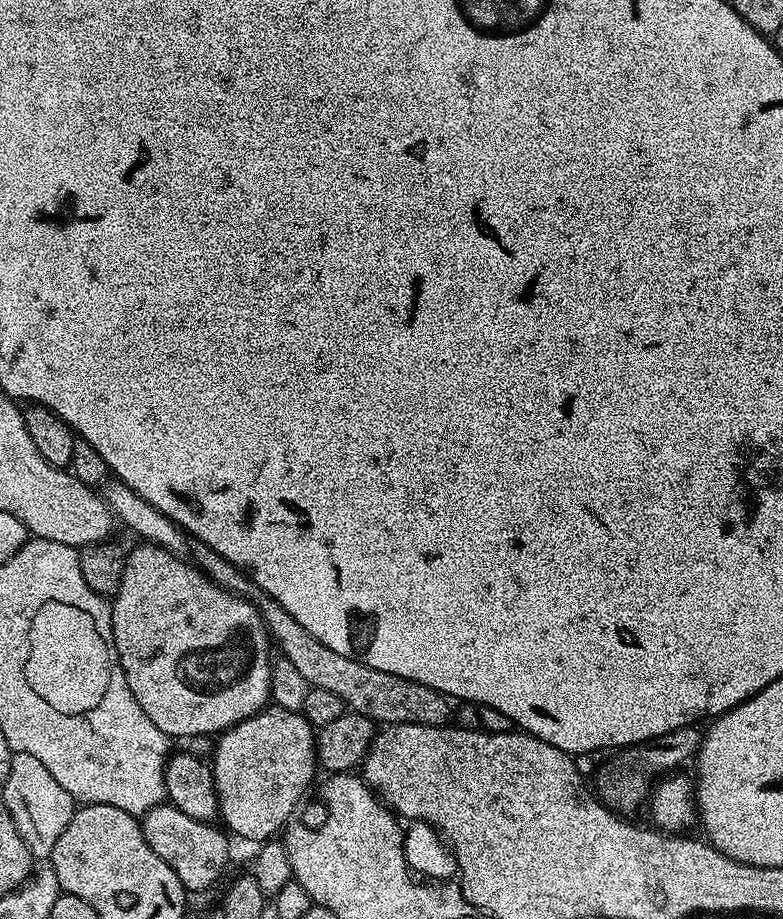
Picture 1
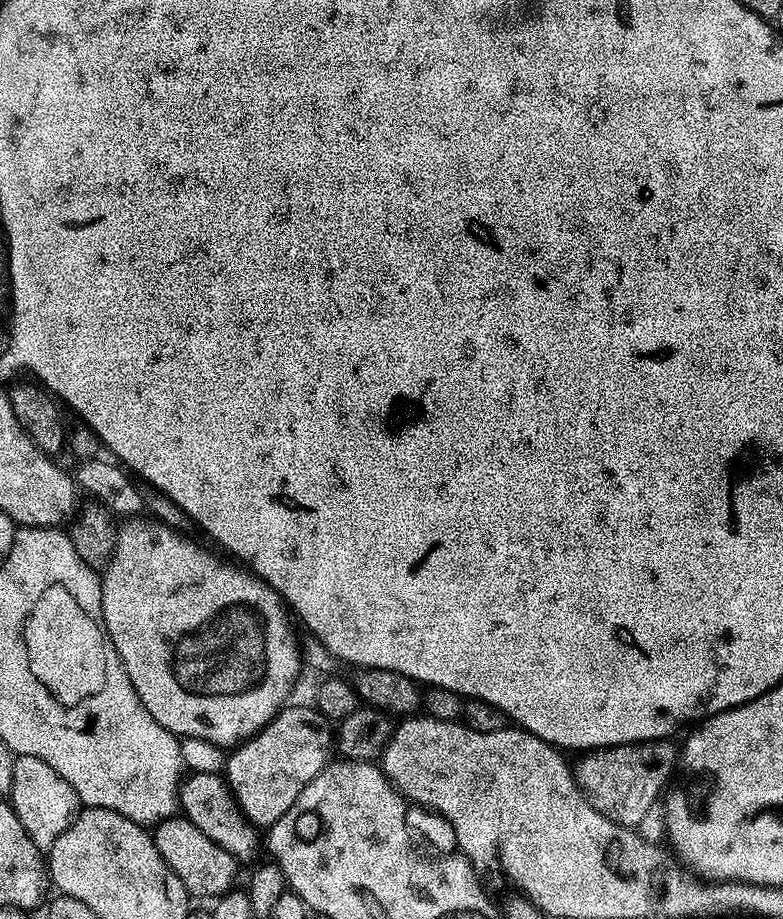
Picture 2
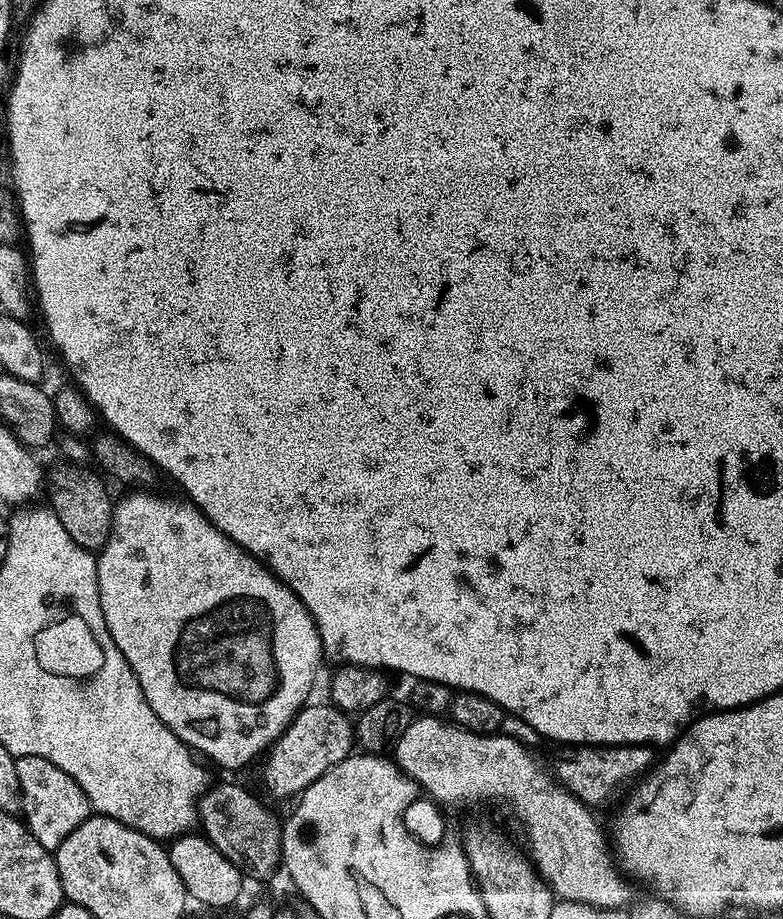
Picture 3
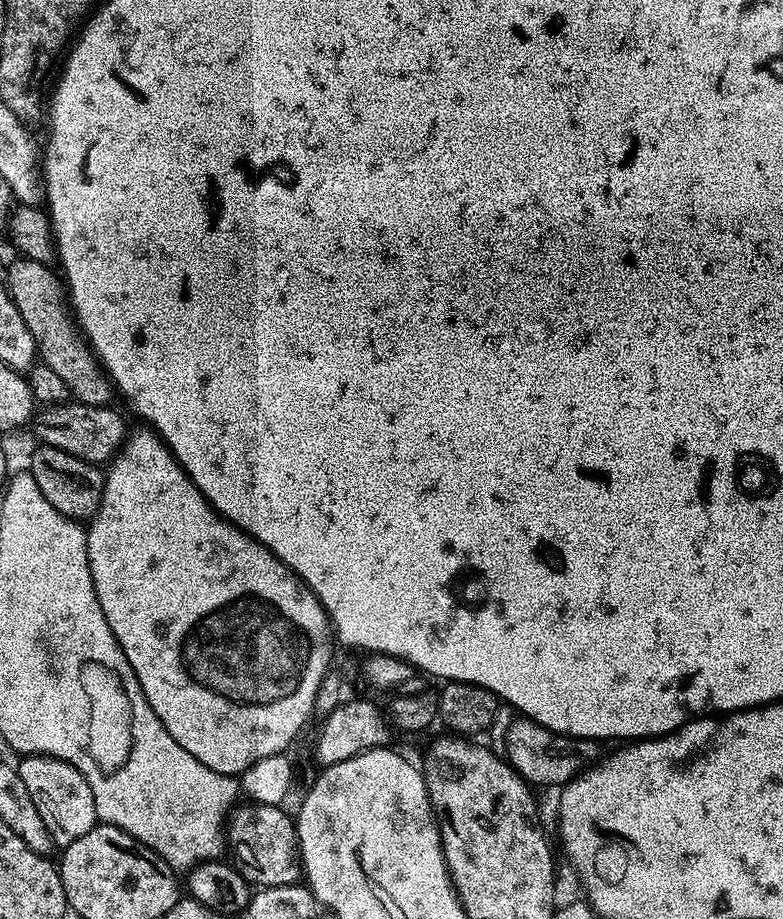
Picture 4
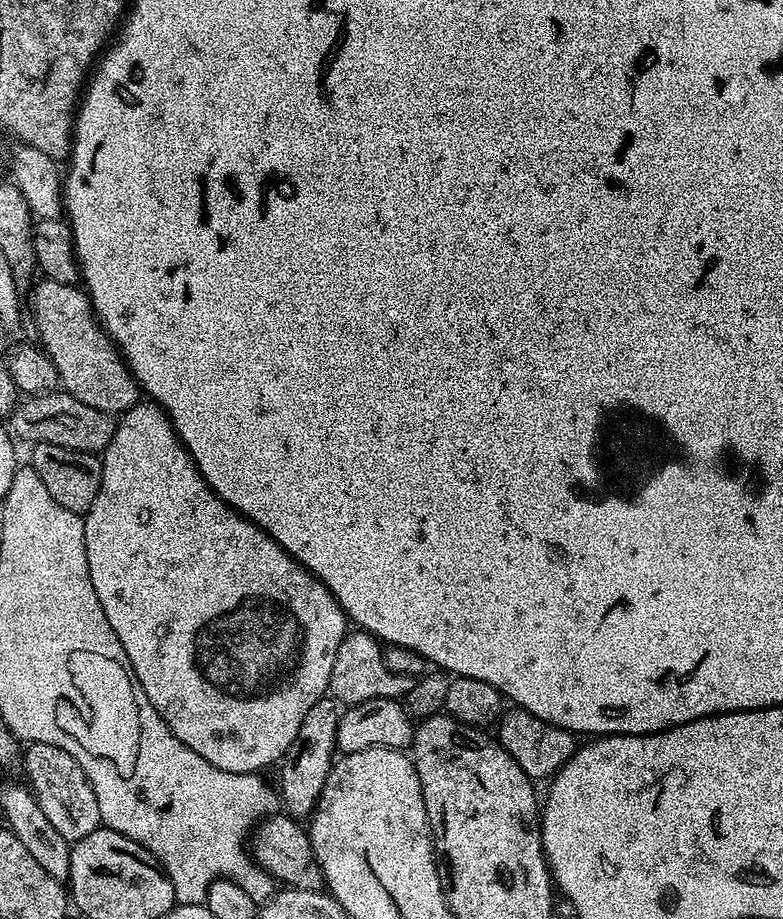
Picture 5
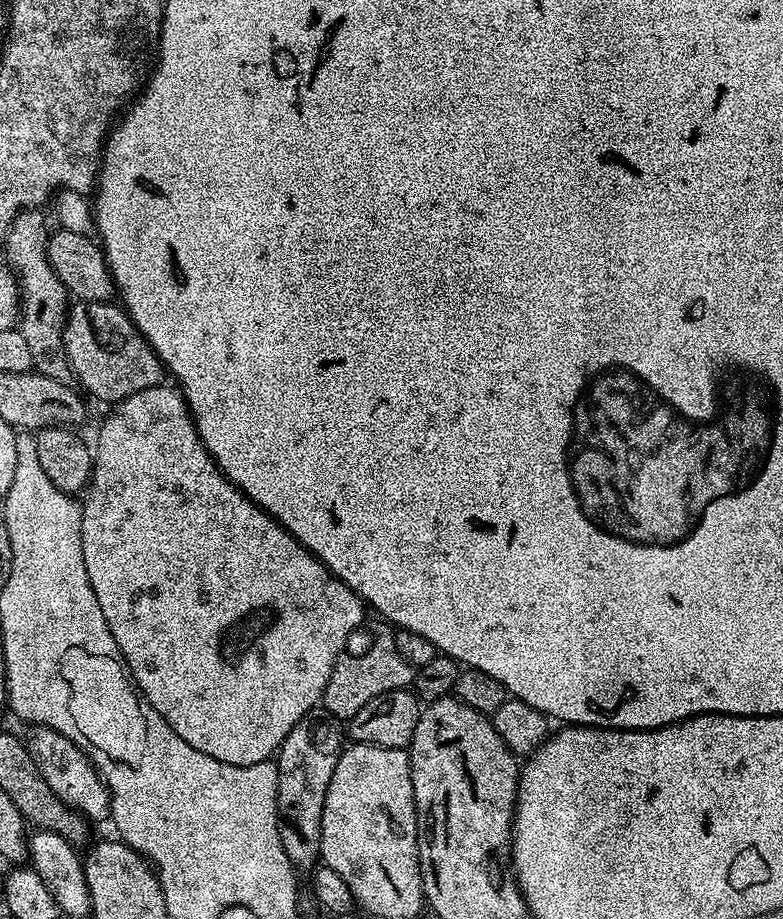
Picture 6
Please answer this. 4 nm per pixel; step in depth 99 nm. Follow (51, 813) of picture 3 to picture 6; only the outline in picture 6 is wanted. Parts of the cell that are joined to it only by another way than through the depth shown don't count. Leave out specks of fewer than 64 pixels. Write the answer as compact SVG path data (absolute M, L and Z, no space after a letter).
M32 726L27 729L26 743L30 758L34 758L34 766L38 774L58 794L64 804L69 804L81 816L89 821L109 819L112 810L112 793L105 786L100 771L92 764L92 760L70 738L58 734L58 730L43 726Z

